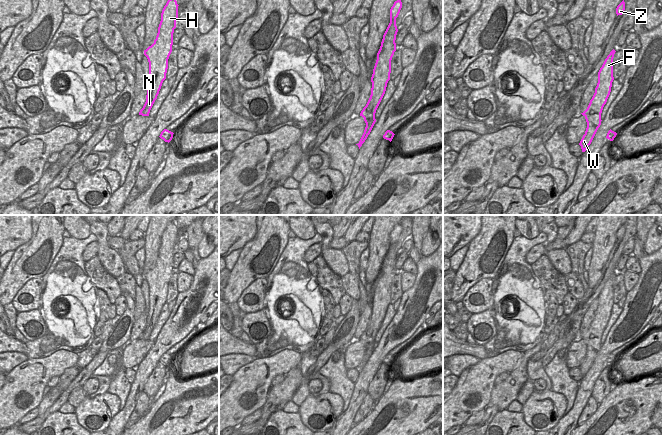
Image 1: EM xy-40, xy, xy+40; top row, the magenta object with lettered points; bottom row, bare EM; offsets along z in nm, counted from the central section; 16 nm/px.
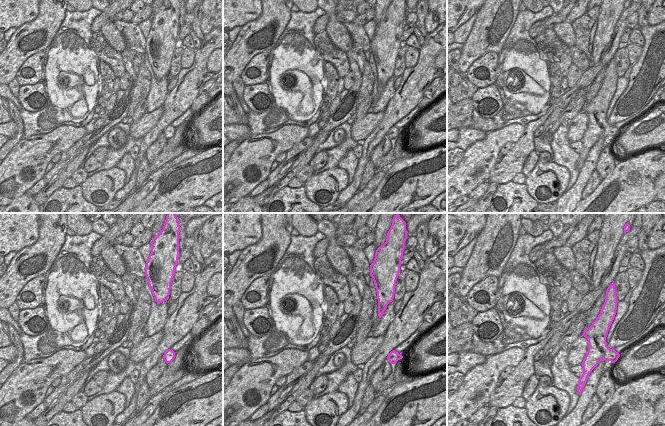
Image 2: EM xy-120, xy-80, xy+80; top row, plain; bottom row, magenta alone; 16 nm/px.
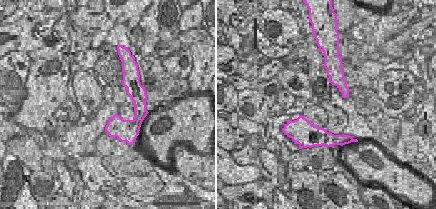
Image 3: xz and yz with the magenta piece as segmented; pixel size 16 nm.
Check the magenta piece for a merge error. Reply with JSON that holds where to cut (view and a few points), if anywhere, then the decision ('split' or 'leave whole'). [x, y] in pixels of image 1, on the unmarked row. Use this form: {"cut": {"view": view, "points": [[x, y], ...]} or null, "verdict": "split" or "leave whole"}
{"cut": null, "verdict": "leave whole"}

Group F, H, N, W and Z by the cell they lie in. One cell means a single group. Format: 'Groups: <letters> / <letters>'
Groups: F H N W Z

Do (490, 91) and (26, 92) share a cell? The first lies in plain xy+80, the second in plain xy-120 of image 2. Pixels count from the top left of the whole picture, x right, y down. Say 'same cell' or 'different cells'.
same cell

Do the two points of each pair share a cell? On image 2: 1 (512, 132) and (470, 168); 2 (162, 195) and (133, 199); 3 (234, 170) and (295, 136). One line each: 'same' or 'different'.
1: same
2: different
3: same

